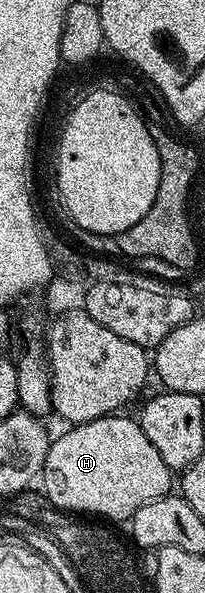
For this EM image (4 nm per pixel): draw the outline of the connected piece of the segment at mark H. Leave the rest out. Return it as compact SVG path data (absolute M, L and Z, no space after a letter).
M123 416L98 417L64 428L64 433L48 444L41 474L44 497L71 515L92 513L127 523L145 503L172 492L173 471L161 459L157 447L149 443L149 435L145 435L138 420Z

